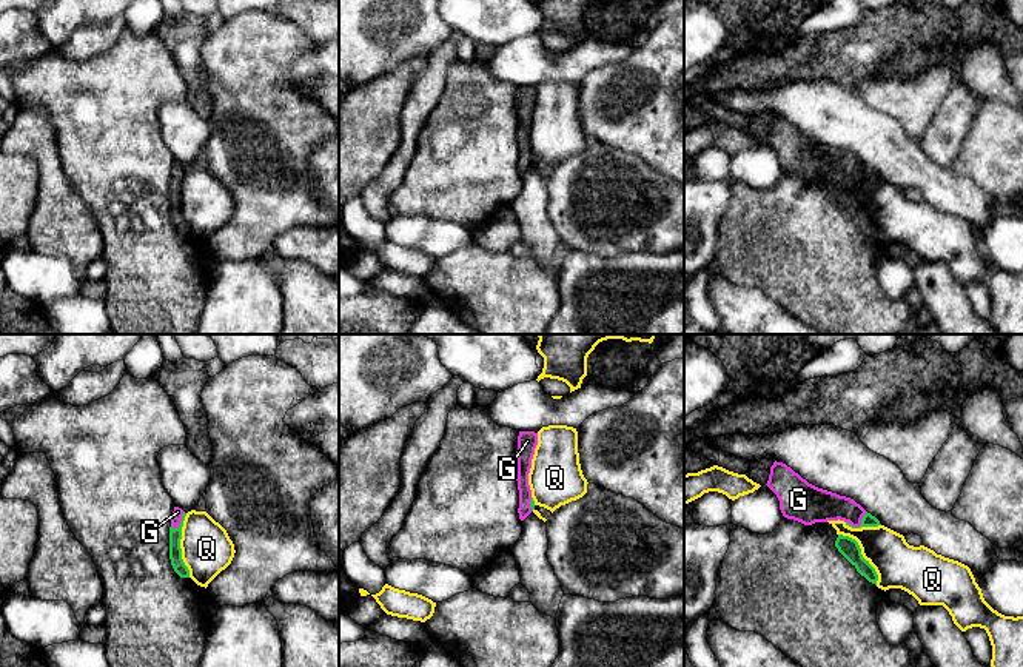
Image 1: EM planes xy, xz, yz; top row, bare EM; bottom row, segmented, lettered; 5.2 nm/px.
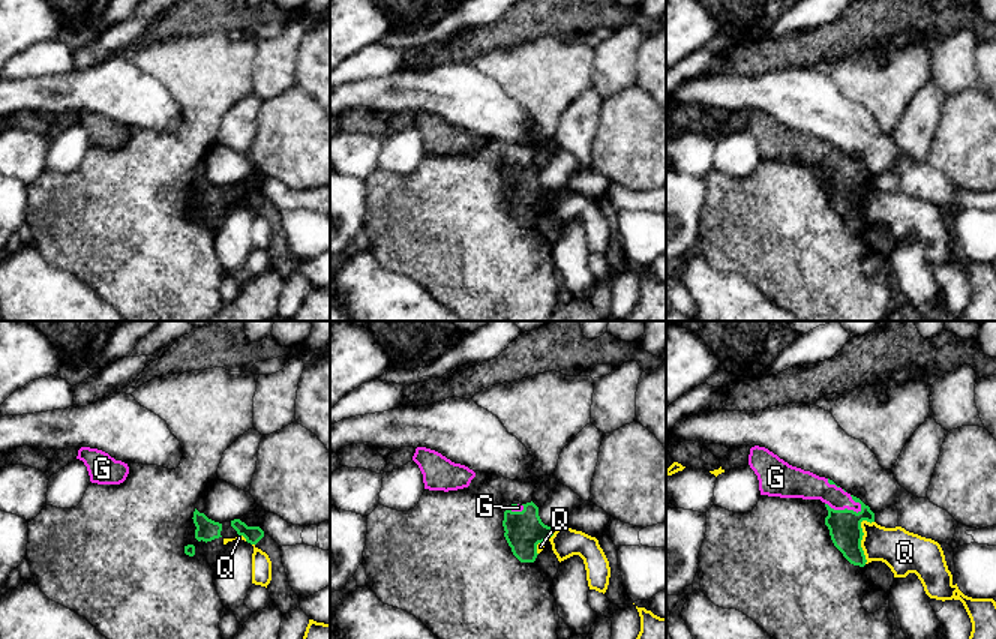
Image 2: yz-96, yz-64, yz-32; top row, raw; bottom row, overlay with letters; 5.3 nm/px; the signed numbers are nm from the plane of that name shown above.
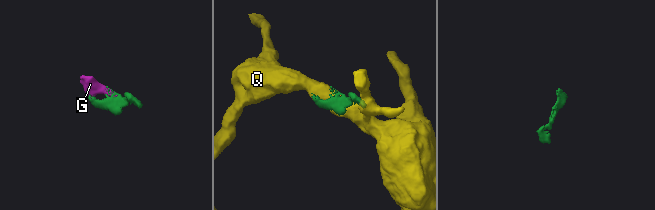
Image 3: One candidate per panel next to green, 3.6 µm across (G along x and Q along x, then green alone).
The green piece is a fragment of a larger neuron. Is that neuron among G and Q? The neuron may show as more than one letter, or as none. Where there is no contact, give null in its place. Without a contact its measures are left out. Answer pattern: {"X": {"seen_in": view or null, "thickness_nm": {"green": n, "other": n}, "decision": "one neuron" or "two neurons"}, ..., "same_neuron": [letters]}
{"G": {"seen_in": "yz", "thickness_nm": {"green": 70, "other": 180}, "decision": "one neuron"}, "Q": {"seen_in": "xy", "thickness_nm": {"green": 70, "other": 260}, "decision": "two neurons"}, "same_neuron": ["G"]}

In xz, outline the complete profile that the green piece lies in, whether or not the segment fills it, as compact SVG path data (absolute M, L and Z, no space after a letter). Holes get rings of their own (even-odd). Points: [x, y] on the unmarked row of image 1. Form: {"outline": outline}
{"outline": "M519 86L518 91L518 145L519 145L519 174L524 176L533 165L535 156L528 140L528 128L532 123L532 114L538 100L538 88Z"}

